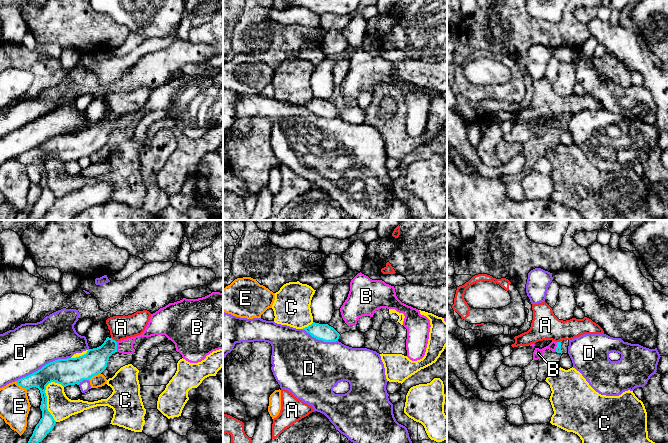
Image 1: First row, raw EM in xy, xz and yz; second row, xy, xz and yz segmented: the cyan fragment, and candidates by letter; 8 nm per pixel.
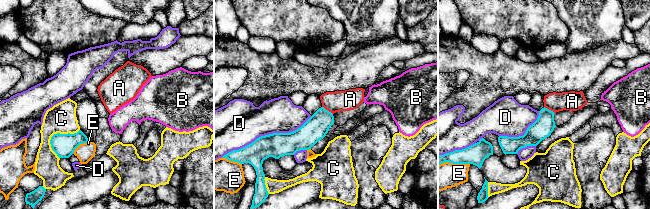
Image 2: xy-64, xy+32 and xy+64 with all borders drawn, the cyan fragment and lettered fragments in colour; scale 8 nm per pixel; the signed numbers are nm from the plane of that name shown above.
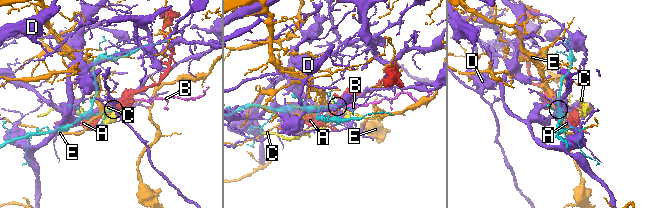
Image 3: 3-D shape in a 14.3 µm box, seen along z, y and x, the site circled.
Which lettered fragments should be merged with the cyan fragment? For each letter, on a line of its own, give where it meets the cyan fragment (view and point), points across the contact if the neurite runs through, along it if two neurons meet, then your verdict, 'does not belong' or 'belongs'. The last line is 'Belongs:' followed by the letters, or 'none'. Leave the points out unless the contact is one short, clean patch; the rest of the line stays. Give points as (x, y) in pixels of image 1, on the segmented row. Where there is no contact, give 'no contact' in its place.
A: xy (114, 340) | along xy (111, 337), (116, 342) | does not belong
B: xy (116, 347) | across xy (94, 362), (109, 347), (116, 347), (125, 346) | belongs
C: xy (46, 401) | does not belong
D: xy (43, 366) | does not belong
E: xy (21, 386) | does not belong
Belongs: B

